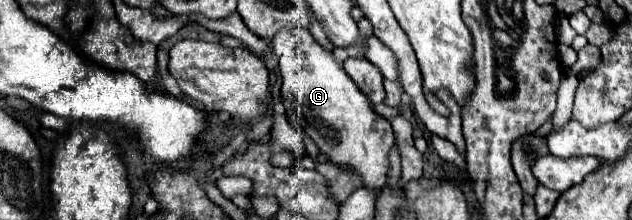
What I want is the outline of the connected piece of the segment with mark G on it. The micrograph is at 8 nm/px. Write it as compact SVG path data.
M282 30L272 40L272 46L280 58L280 74L284 80L282 102L290 124L308 134L318 146L318 152L332 164L360 174L362 188L378 196L386 186L388 154L394 144L390 122L372 110L370 100L360 94L344 68L334 60L332 52L320 48L308 30Z

